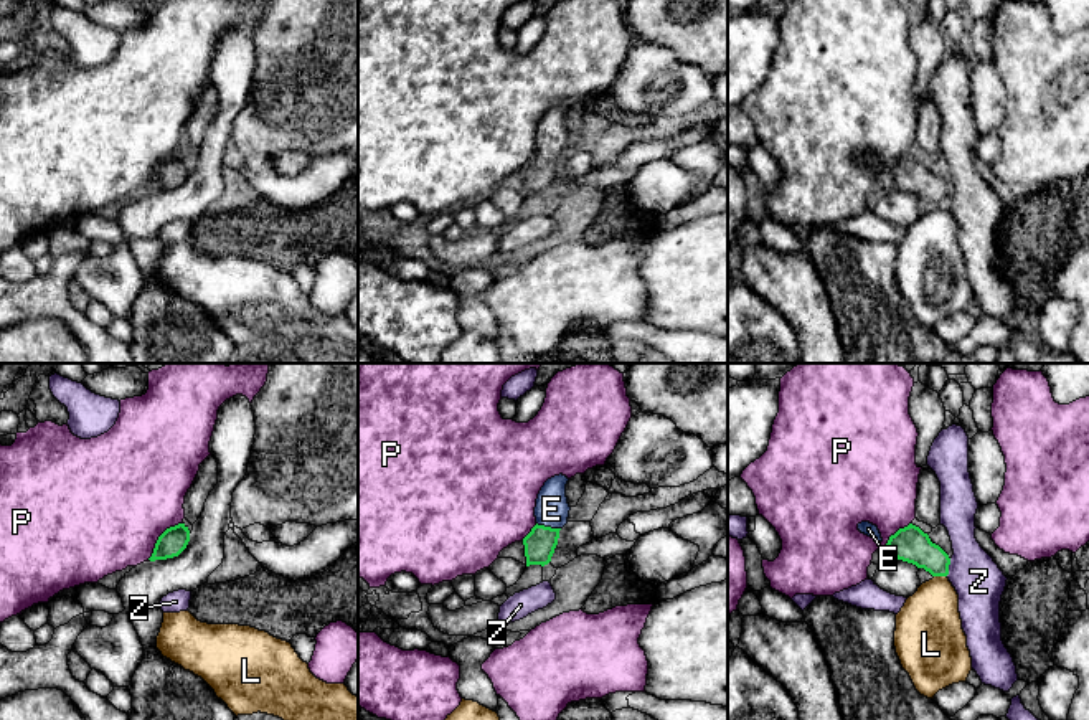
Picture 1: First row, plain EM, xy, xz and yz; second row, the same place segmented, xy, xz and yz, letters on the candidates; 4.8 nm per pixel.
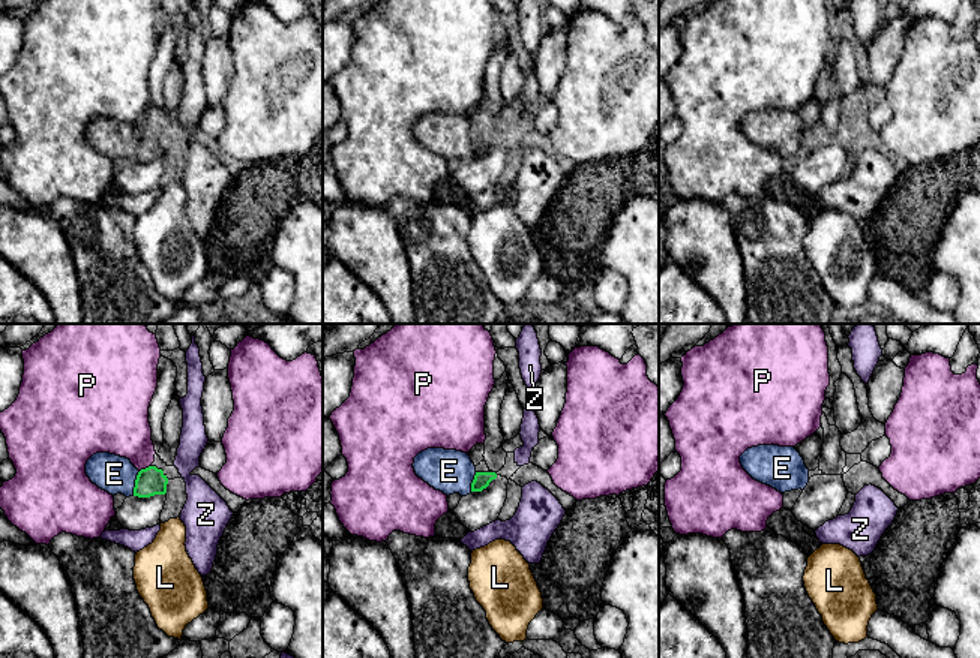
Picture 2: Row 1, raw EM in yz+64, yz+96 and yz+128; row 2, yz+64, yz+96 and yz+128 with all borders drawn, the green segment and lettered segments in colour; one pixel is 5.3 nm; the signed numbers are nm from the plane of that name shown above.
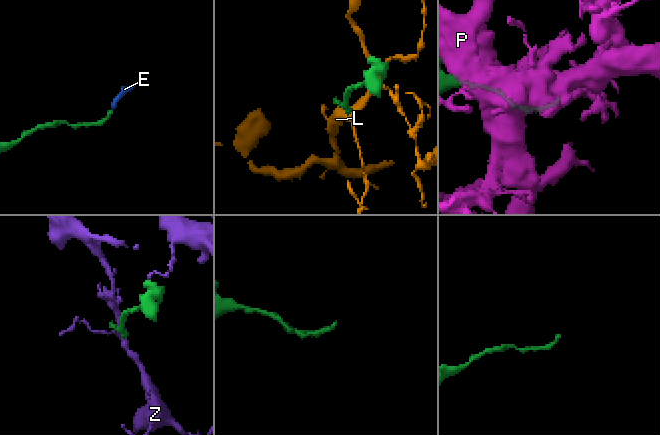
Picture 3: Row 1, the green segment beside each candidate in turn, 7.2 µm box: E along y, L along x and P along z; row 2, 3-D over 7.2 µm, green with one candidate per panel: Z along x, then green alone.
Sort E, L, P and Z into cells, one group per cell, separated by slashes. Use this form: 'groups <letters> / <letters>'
groups E / L / P / Z

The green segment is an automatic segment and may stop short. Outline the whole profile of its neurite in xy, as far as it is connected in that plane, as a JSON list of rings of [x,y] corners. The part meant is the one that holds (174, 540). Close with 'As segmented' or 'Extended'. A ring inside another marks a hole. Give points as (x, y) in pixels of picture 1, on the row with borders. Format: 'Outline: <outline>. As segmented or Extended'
Outline: [[[185,523],[167,528],[157,540],[150,561],[178,557],[190,542],[190,530]]]. As segmented

